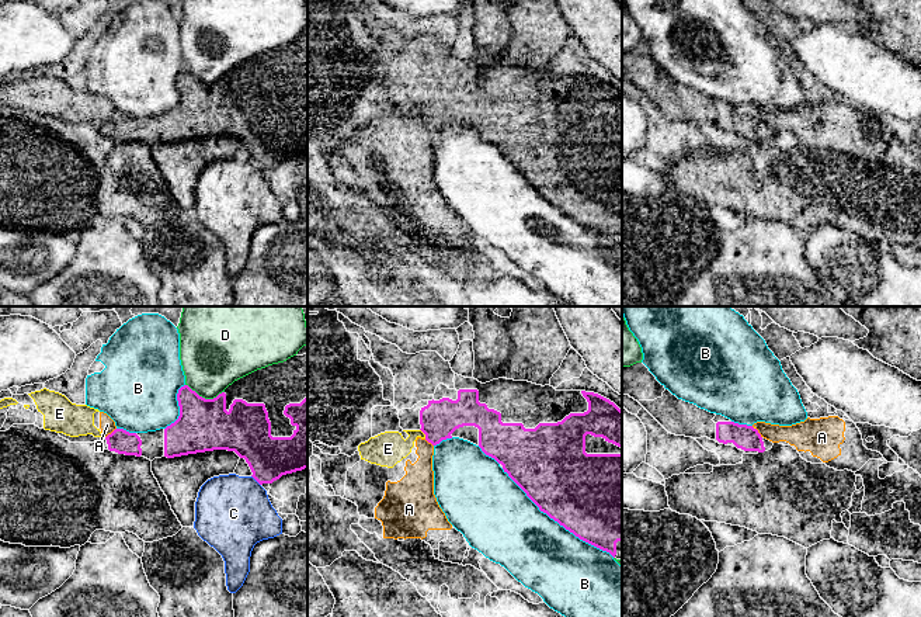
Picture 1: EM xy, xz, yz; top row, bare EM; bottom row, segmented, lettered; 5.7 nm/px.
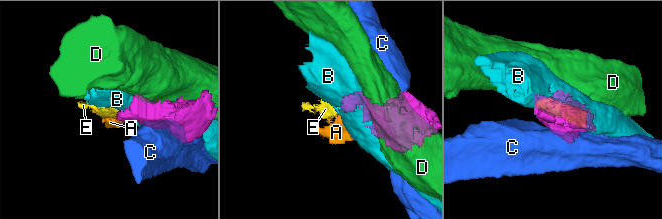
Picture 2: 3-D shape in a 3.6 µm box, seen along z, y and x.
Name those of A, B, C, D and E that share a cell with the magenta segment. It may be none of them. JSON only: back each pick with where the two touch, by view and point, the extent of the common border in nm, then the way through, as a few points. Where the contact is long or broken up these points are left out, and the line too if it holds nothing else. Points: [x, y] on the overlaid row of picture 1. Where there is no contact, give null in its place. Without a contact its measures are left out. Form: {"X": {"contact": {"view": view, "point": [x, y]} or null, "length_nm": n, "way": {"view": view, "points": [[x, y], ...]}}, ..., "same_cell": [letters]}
{"same_cell": []}

